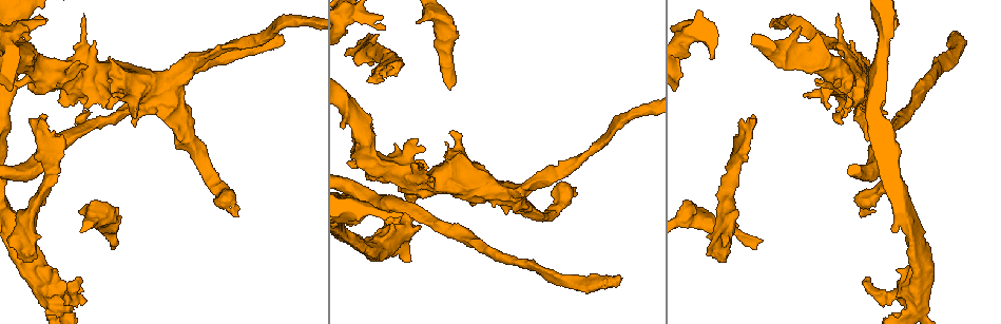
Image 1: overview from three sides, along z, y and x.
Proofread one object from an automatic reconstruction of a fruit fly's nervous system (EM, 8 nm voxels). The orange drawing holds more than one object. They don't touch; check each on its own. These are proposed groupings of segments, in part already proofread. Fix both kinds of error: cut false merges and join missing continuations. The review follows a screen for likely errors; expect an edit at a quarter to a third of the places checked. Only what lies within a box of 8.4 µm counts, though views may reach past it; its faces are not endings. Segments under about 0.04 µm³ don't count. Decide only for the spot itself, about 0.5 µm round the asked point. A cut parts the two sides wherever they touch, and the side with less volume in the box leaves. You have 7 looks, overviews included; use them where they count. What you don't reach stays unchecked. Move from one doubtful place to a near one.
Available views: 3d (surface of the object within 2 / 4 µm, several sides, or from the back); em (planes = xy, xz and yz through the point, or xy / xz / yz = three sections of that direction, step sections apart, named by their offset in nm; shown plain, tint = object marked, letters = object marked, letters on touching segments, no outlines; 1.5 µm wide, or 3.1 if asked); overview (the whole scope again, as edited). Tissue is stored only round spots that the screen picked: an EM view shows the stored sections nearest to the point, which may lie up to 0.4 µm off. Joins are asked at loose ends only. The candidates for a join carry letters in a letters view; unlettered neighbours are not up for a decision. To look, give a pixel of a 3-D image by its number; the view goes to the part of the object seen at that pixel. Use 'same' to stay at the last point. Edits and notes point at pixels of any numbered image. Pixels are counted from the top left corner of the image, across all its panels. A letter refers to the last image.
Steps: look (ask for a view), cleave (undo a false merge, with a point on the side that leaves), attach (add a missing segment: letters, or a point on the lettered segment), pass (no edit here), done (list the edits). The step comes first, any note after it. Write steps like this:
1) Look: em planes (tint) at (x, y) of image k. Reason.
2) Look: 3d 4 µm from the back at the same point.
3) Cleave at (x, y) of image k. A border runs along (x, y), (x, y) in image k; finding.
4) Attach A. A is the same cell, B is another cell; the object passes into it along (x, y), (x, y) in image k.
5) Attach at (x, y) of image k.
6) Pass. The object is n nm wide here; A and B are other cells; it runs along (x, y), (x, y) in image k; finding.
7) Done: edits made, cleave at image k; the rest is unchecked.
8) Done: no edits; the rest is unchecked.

Look: 3d 4 µm at (759, 240) of image 1. Free end.

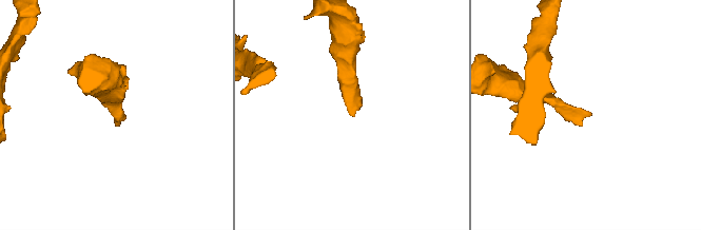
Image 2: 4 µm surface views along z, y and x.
Look: em xz step 4 (tint) at (115, 114) of image 2. Shape alone is not enough.

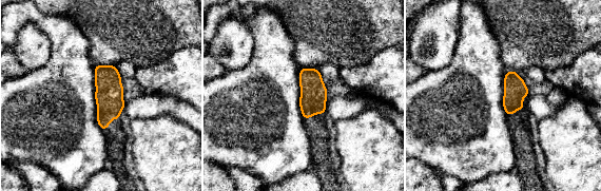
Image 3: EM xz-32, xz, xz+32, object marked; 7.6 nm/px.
Look: em planes (letters) at the same point. Cut it another way.

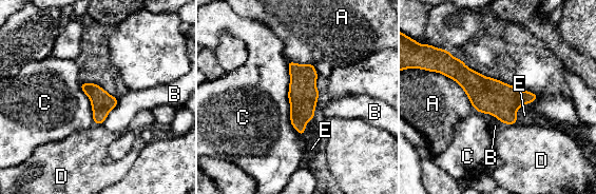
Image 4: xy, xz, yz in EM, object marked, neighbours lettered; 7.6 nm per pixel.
Attach E. E is the same cell, A, B, C and D are other cells; the object passes into it along (491, 96), (519, 107), (524, 115) in image 4; the neuron continues.

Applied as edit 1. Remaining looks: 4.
Look: 3d 2 µm at (383, 29) of image 1. Branch stops here.

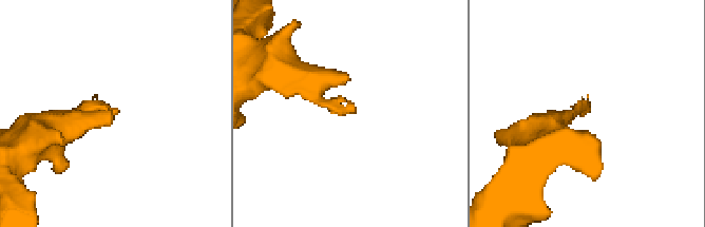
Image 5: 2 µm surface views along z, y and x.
Look: em xz step 4 (letters) at (351, 105) of image 5.

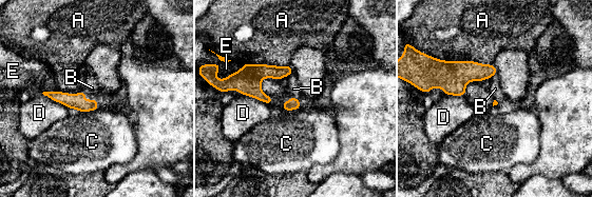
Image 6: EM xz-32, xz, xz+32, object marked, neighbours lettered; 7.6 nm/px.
Pass. A, B, C, D and E are other cells; it runs along (49, 94), (95, 106) in image 6; no lettered segment goes on from it.

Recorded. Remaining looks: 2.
Look: 3d 4 µm at (46, 117) of image 1. An open end.

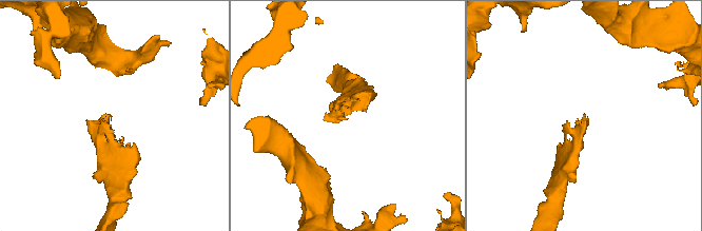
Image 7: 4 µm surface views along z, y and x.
Look: em planes (letters) at (343, 119) of image 7.

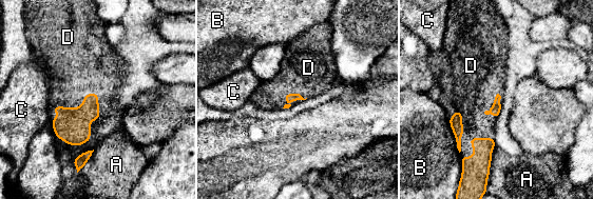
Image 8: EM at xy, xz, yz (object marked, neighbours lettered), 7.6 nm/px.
Attach D. D is the same cell, A, B and C are other cells; the object passes into it along (72, 124), (71, 107), (72, 75) in image 8; it goes on there.

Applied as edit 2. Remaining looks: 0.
Done: edits made, attach at image 4, attach at image 8; the rest is unchecked.

